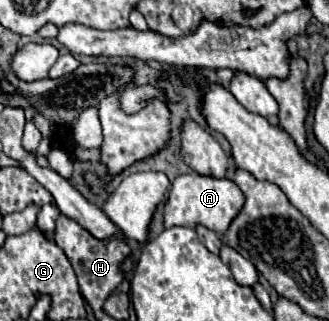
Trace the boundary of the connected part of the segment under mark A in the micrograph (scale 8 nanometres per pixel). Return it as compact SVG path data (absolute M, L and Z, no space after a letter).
M197 172L183 174L175 178L175 182L171 184L171 192L165 202L165 228L171 226L195 228L197 224L203 224L205 228L223 236L227 232L227 226L231 226L231 222L235 220L235 214L239 214L239 210L243 208L243 202L245 202L243 192L229 178L203 176Z

